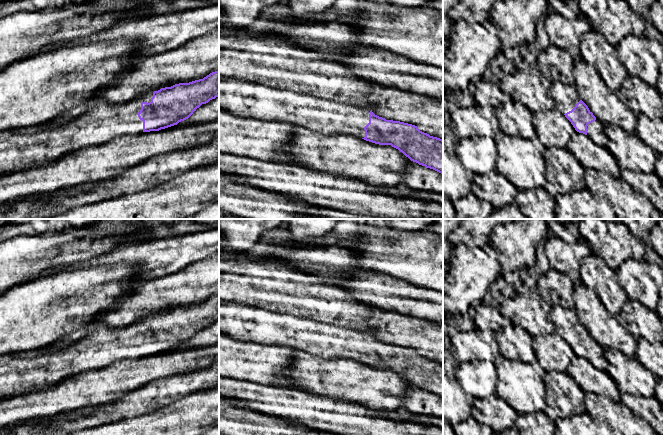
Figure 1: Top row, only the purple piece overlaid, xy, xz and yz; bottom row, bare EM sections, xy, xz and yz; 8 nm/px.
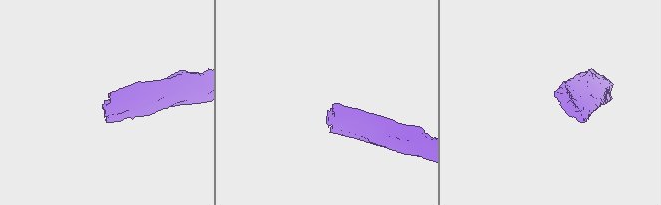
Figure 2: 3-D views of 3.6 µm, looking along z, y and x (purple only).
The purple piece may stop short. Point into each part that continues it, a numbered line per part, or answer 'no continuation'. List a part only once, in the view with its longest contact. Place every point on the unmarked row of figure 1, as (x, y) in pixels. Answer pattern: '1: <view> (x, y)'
1: xy (103, 346)

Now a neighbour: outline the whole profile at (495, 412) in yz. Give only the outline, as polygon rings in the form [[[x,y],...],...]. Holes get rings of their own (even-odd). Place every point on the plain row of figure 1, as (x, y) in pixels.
[[[497,394],[487,399],[475,399],[471,415],[478,423],[489,426],[494,433],[515,427],[518,416],[515,409]]]

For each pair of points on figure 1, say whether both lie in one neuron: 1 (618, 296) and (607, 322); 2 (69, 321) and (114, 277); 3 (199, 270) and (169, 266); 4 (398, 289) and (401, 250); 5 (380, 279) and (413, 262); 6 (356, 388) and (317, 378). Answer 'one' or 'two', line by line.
1: two
2: one
3: two
4: two
5: two
6: one

